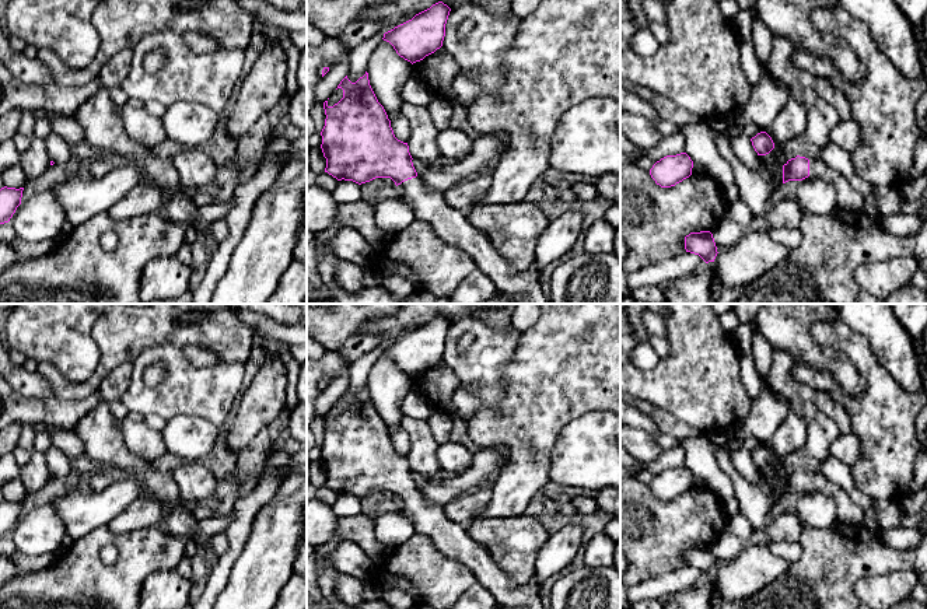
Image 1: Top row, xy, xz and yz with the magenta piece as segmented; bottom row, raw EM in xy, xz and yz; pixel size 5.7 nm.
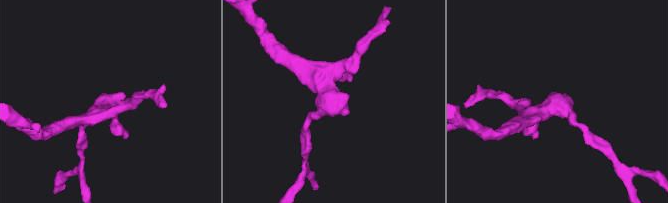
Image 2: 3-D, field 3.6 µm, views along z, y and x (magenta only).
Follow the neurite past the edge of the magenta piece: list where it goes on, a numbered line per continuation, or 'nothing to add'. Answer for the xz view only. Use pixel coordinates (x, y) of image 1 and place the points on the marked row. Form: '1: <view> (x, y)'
1: xz (451, 224)

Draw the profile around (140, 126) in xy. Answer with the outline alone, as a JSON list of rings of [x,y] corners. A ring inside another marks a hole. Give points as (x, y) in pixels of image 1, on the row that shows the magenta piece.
[[[129,104],[119,105],[119,119],[126,134],[147,148],[168,139],[161,118],[150,115],[143,108],[133,108]]]

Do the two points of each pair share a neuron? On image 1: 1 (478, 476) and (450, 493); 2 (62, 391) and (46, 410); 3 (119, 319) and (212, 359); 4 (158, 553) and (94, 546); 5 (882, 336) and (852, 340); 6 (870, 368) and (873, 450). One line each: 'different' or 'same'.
1: same
2: different
3: different
4: same
5: different
6: same

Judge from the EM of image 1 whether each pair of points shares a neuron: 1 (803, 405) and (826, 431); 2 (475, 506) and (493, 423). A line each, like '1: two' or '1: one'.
1: one
2: two

